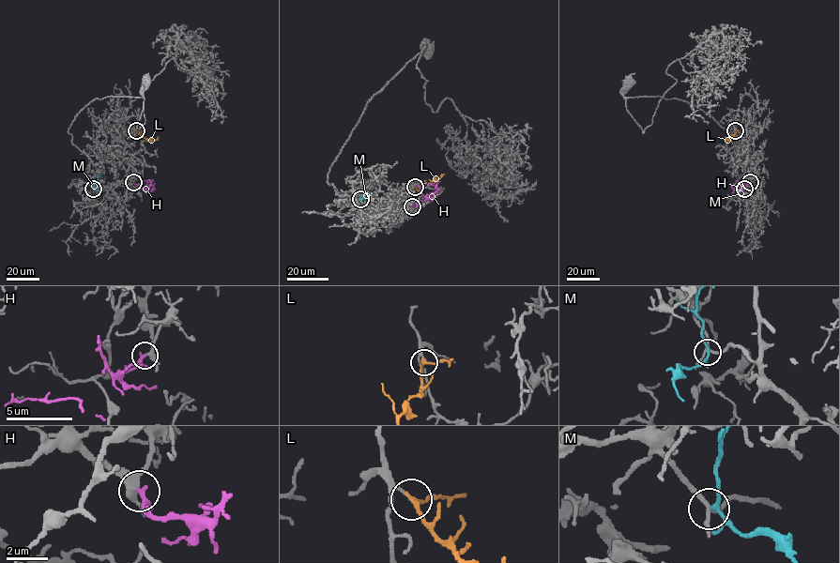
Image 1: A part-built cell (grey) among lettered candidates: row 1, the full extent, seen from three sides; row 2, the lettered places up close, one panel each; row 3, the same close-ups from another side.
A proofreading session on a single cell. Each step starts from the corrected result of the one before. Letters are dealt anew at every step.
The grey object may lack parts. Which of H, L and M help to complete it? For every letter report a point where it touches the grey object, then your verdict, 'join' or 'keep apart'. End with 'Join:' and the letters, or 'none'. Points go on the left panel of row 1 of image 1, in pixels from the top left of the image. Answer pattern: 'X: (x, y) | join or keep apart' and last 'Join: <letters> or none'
H: (133, 182) | join
L: (136, 130) | keep apart
M: (93, 189) | keep apart
Join: H

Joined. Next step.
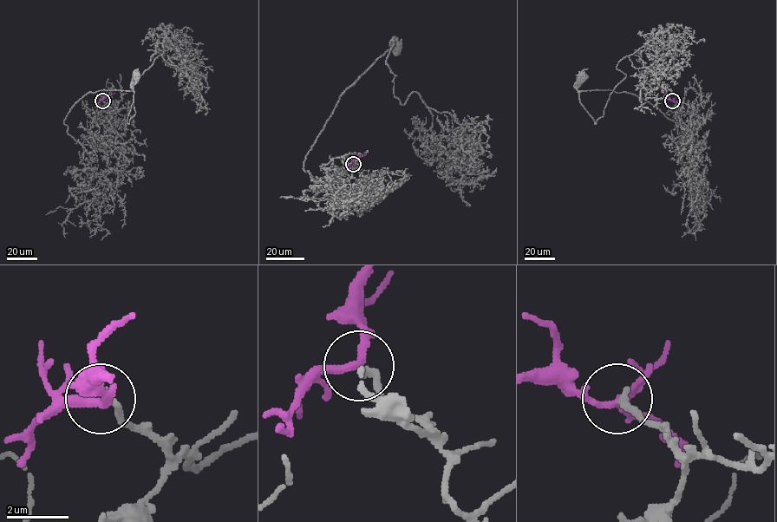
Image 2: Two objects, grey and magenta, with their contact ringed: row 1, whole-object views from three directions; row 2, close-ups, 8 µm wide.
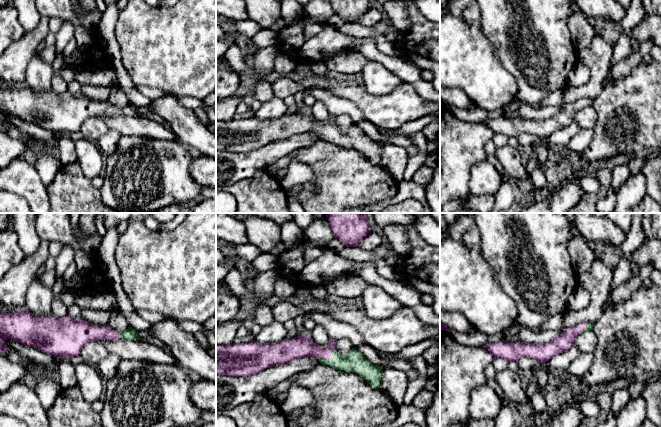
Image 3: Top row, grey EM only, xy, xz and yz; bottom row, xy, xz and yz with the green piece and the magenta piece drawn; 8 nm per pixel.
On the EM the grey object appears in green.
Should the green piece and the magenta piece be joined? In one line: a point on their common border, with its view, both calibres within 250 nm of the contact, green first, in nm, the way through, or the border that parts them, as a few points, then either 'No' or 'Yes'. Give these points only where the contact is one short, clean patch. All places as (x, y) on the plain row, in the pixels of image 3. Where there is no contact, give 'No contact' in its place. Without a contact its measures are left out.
Touches green at xz (329, 134). Thickness 170 nm (green) against 180 nm. Path across: xz (354, 137), (336, 137), (329, 134), (324, 129), (302, 122). Yes

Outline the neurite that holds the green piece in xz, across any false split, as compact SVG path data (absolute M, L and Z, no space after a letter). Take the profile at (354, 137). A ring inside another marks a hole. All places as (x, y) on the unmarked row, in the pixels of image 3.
M308 110L277 119L248 119L216 121L216 151L249 152L277 140L312 132L329 143L362 152L367 159L380 163L382 142L374 141L356 124L345 132L335 126L337 116L330 114L329 121L313 118Z

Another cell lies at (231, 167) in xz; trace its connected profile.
M308 132L274 141L249 152L216 151L216 191L252 178L278 159L294 155L297 150L310 147L319 140L318 134Z

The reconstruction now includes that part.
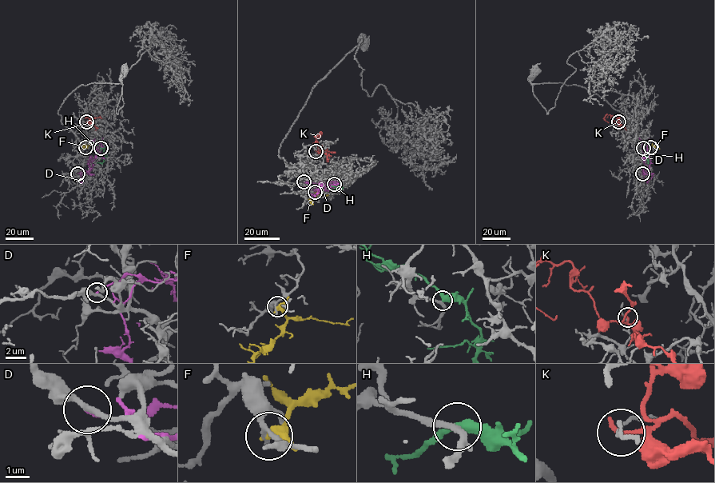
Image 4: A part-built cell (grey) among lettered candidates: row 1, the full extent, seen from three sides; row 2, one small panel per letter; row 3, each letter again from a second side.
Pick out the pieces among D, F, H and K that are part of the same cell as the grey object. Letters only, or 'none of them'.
H

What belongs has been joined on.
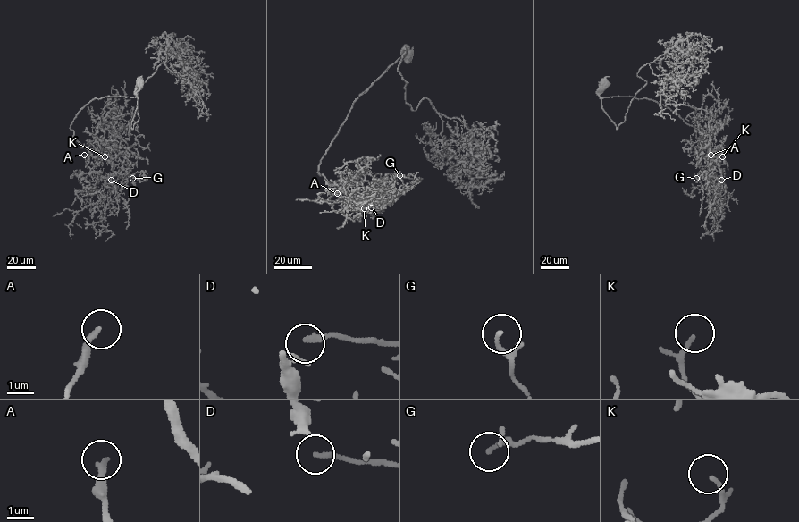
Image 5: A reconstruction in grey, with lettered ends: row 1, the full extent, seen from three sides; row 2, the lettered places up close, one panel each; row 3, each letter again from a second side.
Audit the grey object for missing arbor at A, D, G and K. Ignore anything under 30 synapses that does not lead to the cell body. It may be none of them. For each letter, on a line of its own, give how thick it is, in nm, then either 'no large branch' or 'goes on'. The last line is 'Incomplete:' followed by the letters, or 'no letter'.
A: 240 nm thick; goes on
D: 190 nm thick; no large branch
G: 150 nm thick; no large branch
K: 90 nm thick; no large branch
Incomplete: A

